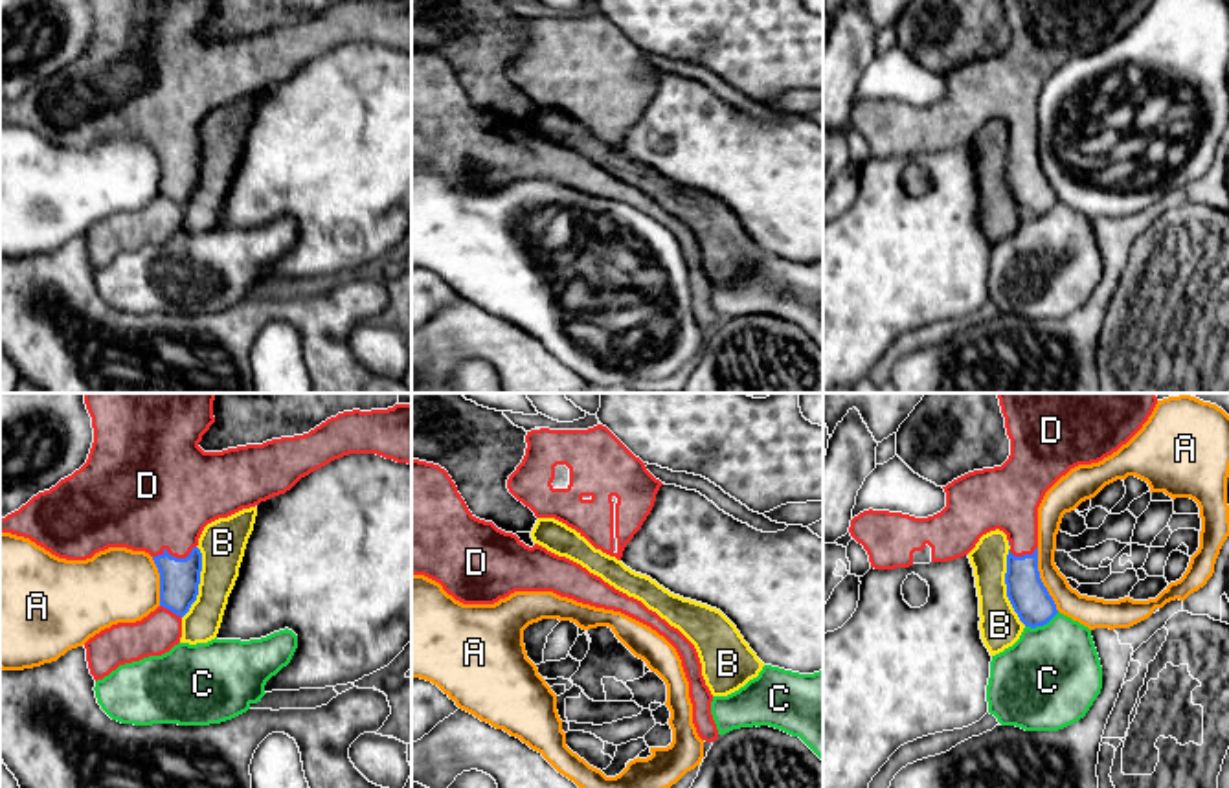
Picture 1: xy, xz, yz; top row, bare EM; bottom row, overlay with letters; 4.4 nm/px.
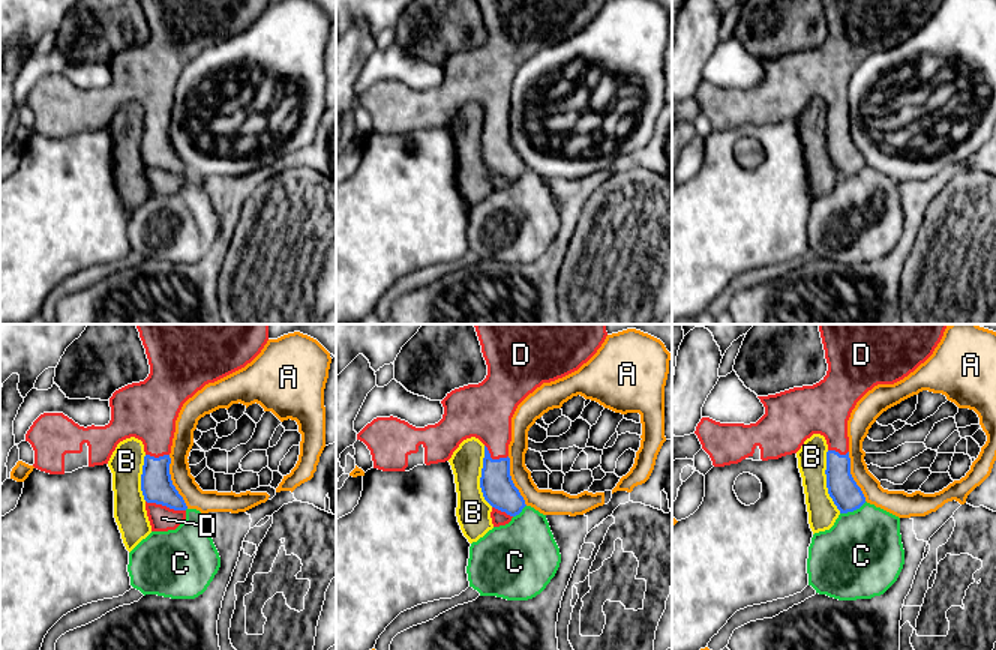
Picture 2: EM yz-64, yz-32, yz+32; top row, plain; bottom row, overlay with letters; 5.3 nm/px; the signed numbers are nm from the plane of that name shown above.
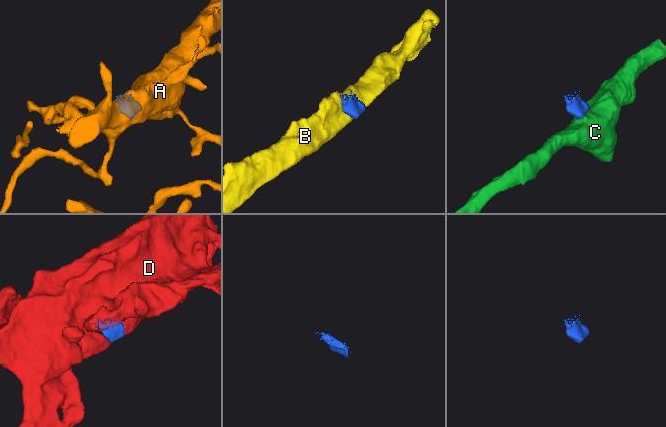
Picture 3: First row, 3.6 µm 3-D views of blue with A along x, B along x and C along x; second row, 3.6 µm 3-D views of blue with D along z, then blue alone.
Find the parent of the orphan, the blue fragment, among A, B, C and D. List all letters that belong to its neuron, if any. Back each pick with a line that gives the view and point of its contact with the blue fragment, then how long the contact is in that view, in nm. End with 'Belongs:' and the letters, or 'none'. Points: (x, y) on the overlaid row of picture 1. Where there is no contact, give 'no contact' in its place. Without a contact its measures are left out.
D: meets blue in xy at (173, 557); contact 200 nm long
Belongs: D

